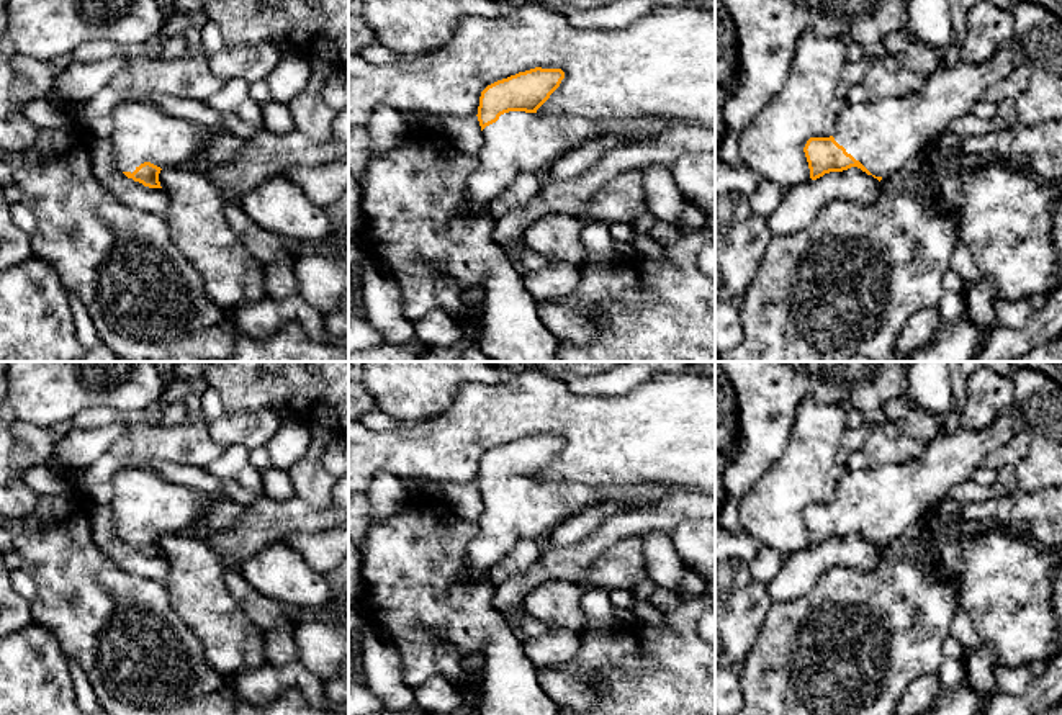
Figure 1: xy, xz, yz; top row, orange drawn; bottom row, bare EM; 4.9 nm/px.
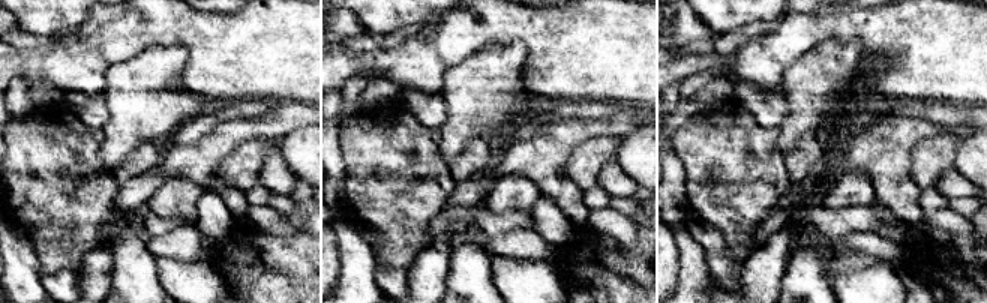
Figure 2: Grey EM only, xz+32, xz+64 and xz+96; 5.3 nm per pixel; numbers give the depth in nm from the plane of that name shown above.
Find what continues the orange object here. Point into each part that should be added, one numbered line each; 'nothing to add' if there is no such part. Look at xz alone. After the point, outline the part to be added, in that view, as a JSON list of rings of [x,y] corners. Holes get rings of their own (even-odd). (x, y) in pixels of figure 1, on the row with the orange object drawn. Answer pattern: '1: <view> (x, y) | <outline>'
1: xz (517, 143) | [[[509,111],[483,129],[484,142],[478,152],[478,167],[468,178],[466,203],[471,213],[488,211],[489,203],[497,198],[520,173],[550,170],[568,151],[583,146],[599,136],[619,134],[645,141],[663,134],[676,124],[664,116],[640,116],[628,119],[589,119],[574,116],[555,116],[525,111]]]

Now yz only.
1: yz (886, 133) | [[[1010,44],[988,62],[959,59],[951,67],[938,67],[915,93],[848,105],[836,115],[833,137],[872,175],[890,178],[926,142],[939,141],[954,119],[972,113],[985,90],[1006,79],[1016,64]]]

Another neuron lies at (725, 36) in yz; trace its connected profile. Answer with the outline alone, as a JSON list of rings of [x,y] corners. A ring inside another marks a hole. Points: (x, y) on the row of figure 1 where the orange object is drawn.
[[[715,0],[715,85],[731,88],[736,65],[736,31],[722,0]]]

